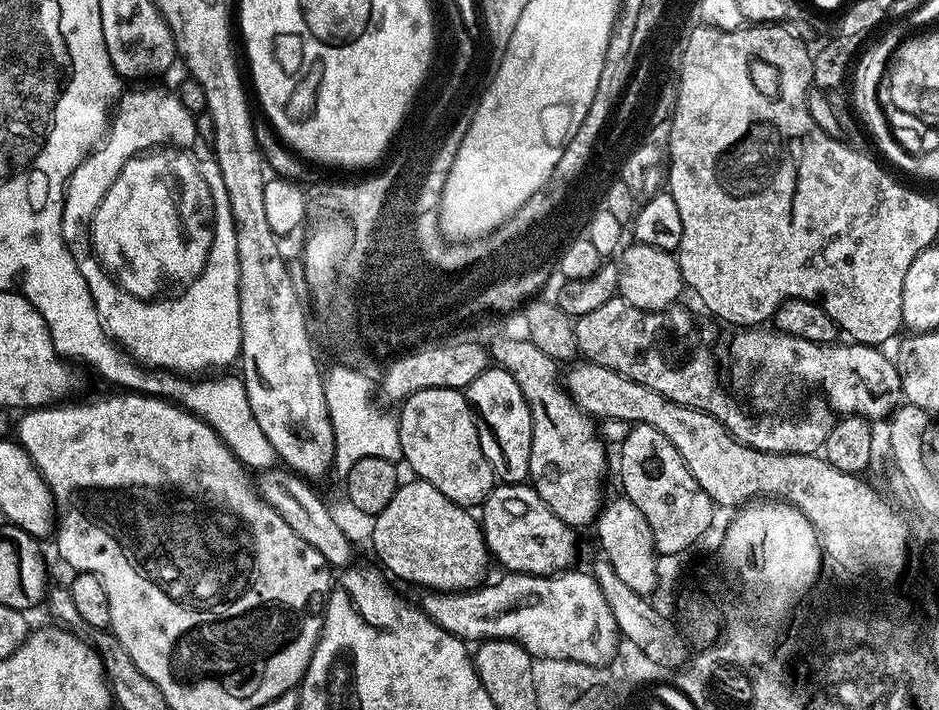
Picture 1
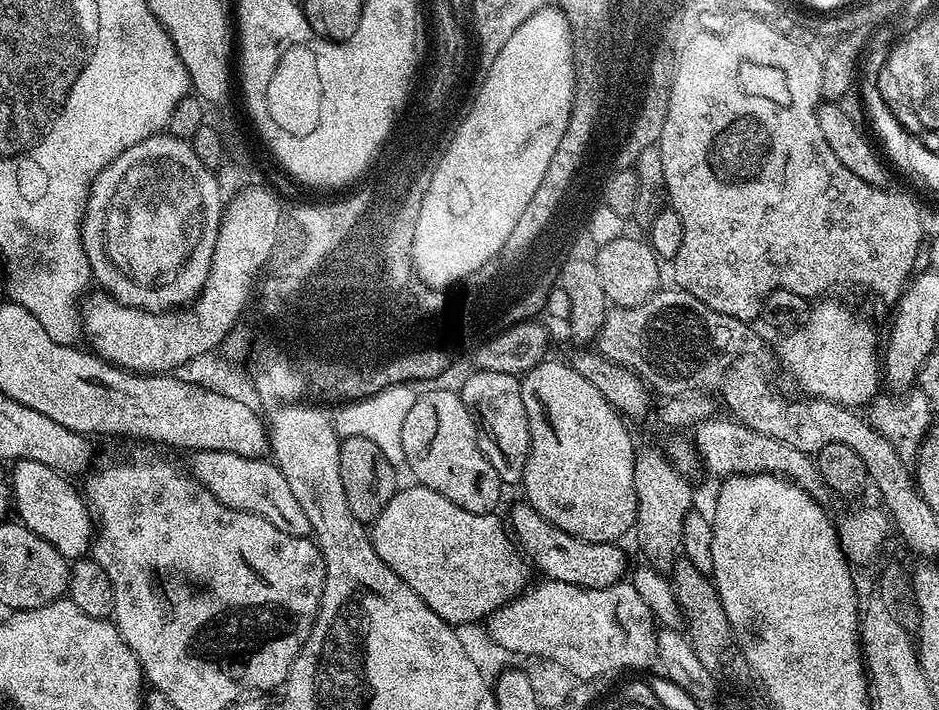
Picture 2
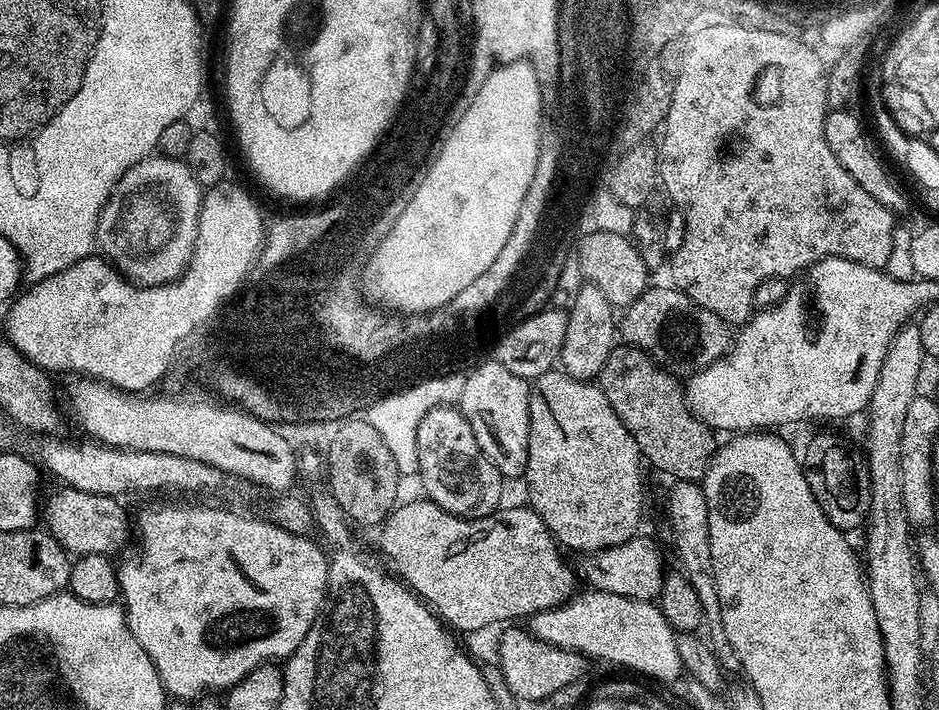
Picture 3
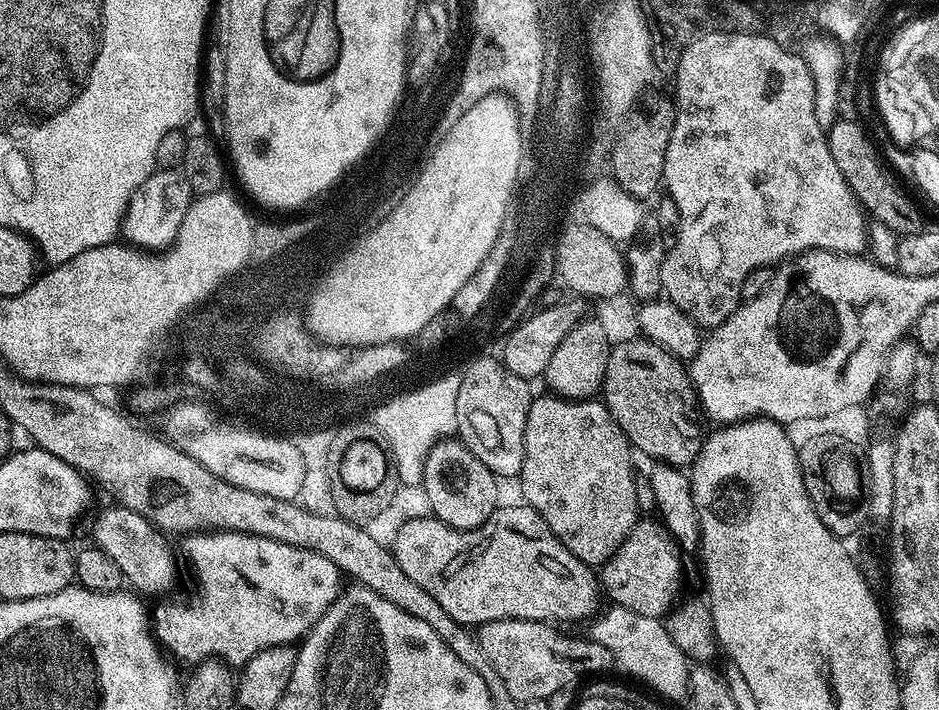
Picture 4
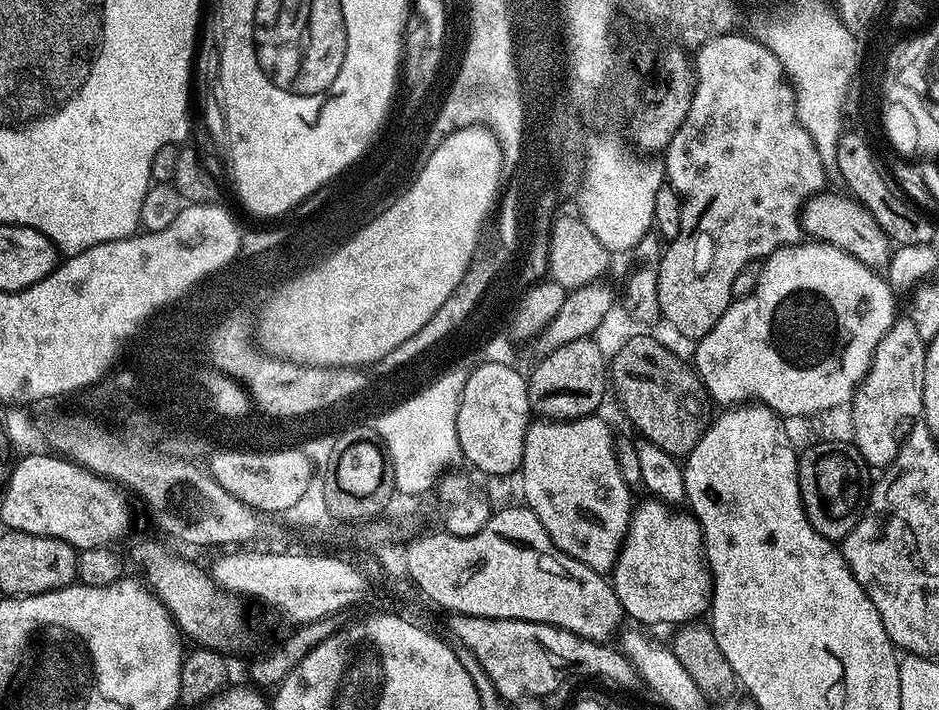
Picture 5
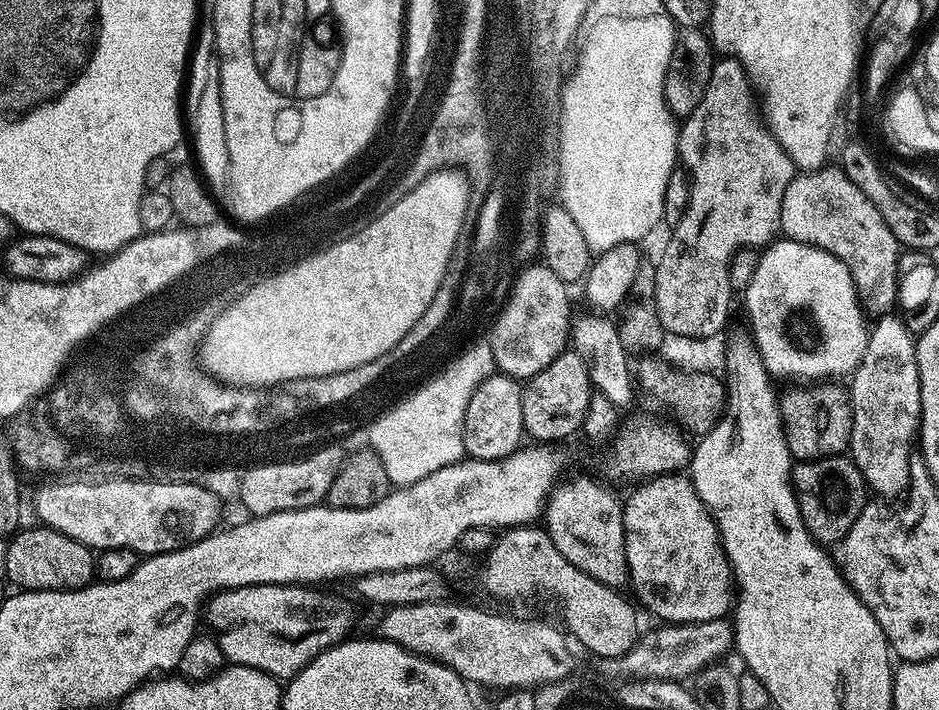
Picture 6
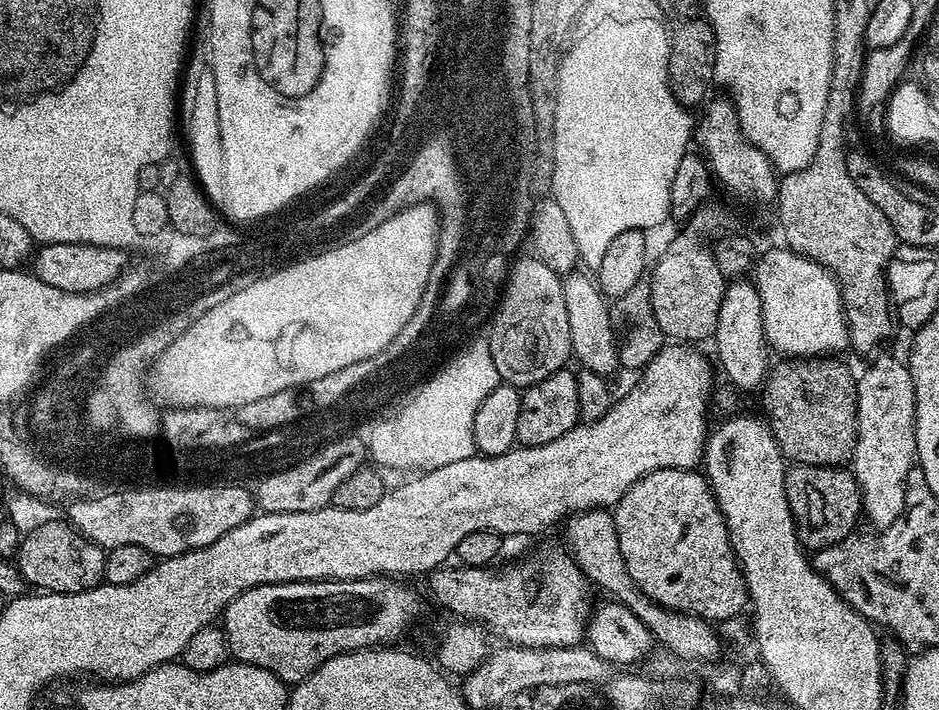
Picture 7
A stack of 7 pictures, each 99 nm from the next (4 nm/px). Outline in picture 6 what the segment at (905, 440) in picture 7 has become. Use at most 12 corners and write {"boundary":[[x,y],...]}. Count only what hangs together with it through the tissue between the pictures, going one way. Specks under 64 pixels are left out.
{"boundary":[[871,325],[851,373],[851,458],[899,497],[920,430],[916,340]]}

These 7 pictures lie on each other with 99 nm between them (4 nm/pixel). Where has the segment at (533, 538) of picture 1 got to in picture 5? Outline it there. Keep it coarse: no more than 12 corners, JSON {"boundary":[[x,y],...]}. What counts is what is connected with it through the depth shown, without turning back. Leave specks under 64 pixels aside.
{"boundary":[[635,505],[610,573],[625,617],[683,626],[709,611],[695,516]]}

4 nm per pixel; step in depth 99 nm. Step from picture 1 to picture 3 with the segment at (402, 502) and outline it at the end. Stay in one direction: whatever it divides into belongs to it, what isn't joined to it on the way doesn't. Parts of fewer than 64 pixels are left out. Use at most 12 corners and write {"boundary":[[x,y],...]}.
{"boundary":[[427,498],[380,548],[449,629],[557,608],[578,576],[531,506]]}

